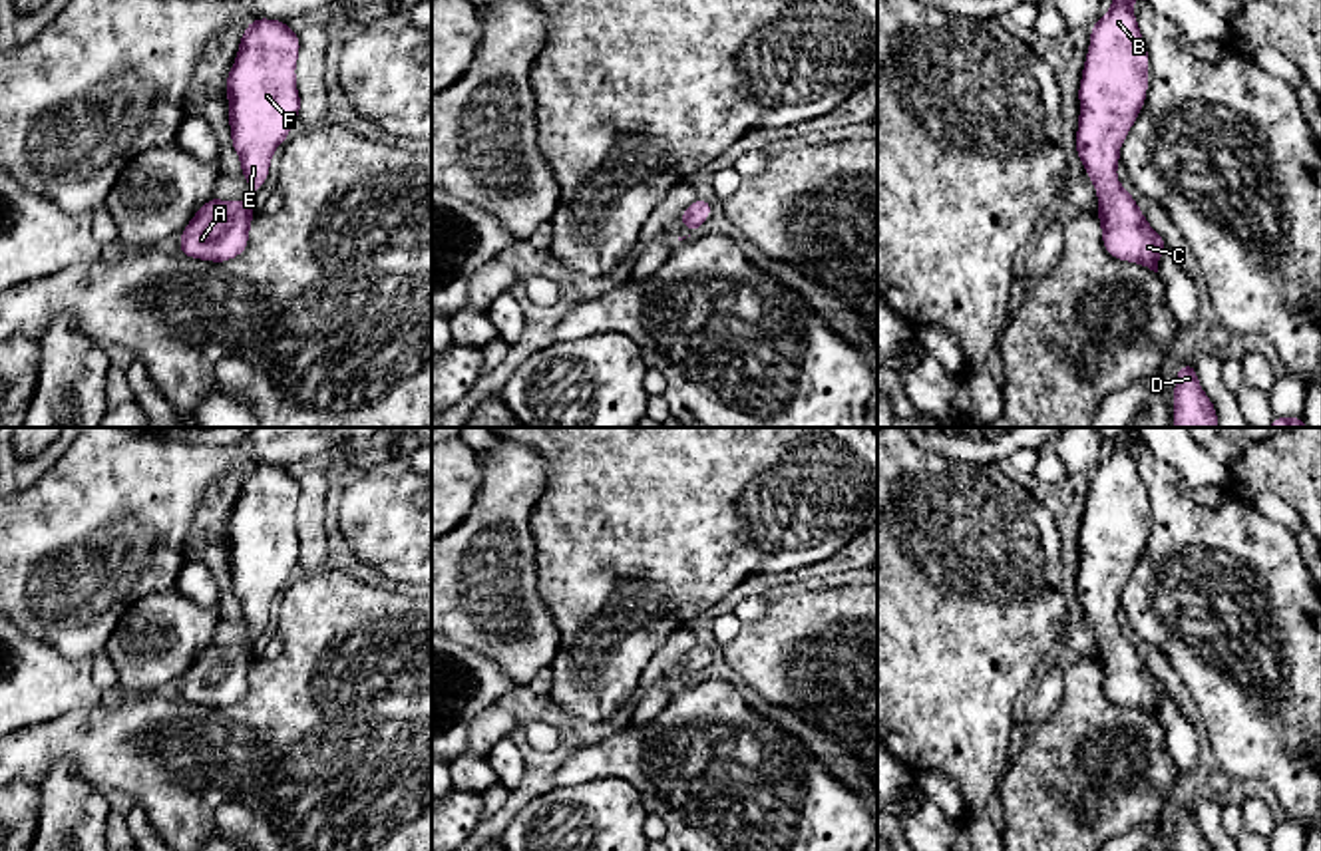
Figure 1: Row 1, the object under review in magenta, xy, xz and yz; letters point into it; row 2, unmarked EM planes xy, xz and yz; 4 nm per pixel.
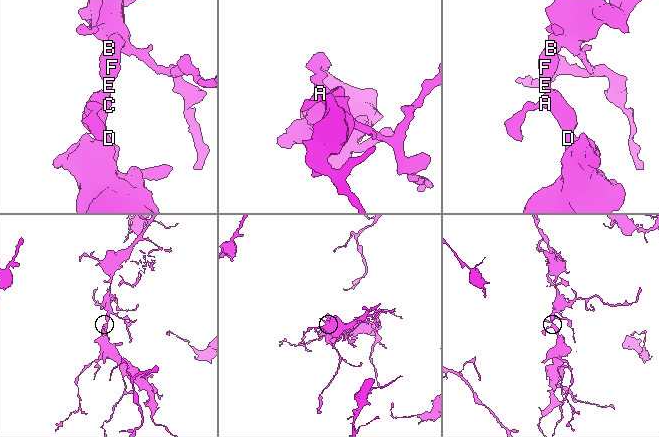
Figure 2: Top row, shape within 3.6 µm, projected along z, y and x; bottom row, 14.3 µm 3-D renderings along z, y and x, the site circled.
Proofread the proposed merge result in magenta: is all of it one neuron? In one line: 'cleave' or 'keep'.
keep

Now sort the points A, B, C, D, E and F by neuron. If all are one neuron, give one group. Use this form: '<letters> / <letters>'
A B C D E F

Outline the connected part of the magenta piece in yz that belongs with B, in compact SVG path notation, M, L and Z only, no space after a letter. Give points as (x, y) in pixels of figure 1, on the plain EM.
M1124 427L1112 439L1112 453L1092 469L1078 533L1074 598L1096 632L1096 660L1106 698L1158 718L1158 706L1168 690L1116 624L1120 593L1148 537L1150 503L1132 455L1136 443L1146 445L1140 429Z

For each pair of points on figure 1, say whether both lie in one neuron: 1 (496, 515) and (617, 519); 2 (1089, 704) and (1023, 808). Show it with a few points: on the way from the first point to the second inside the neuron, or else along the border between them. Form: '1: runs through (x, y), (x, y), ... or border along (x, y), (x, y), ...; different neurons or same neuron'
1: border along (546, 474), (546, 490), (532, 513), (536, 563); different neurons
2: runs through (1085, 730), (1041, 782); same neuron

